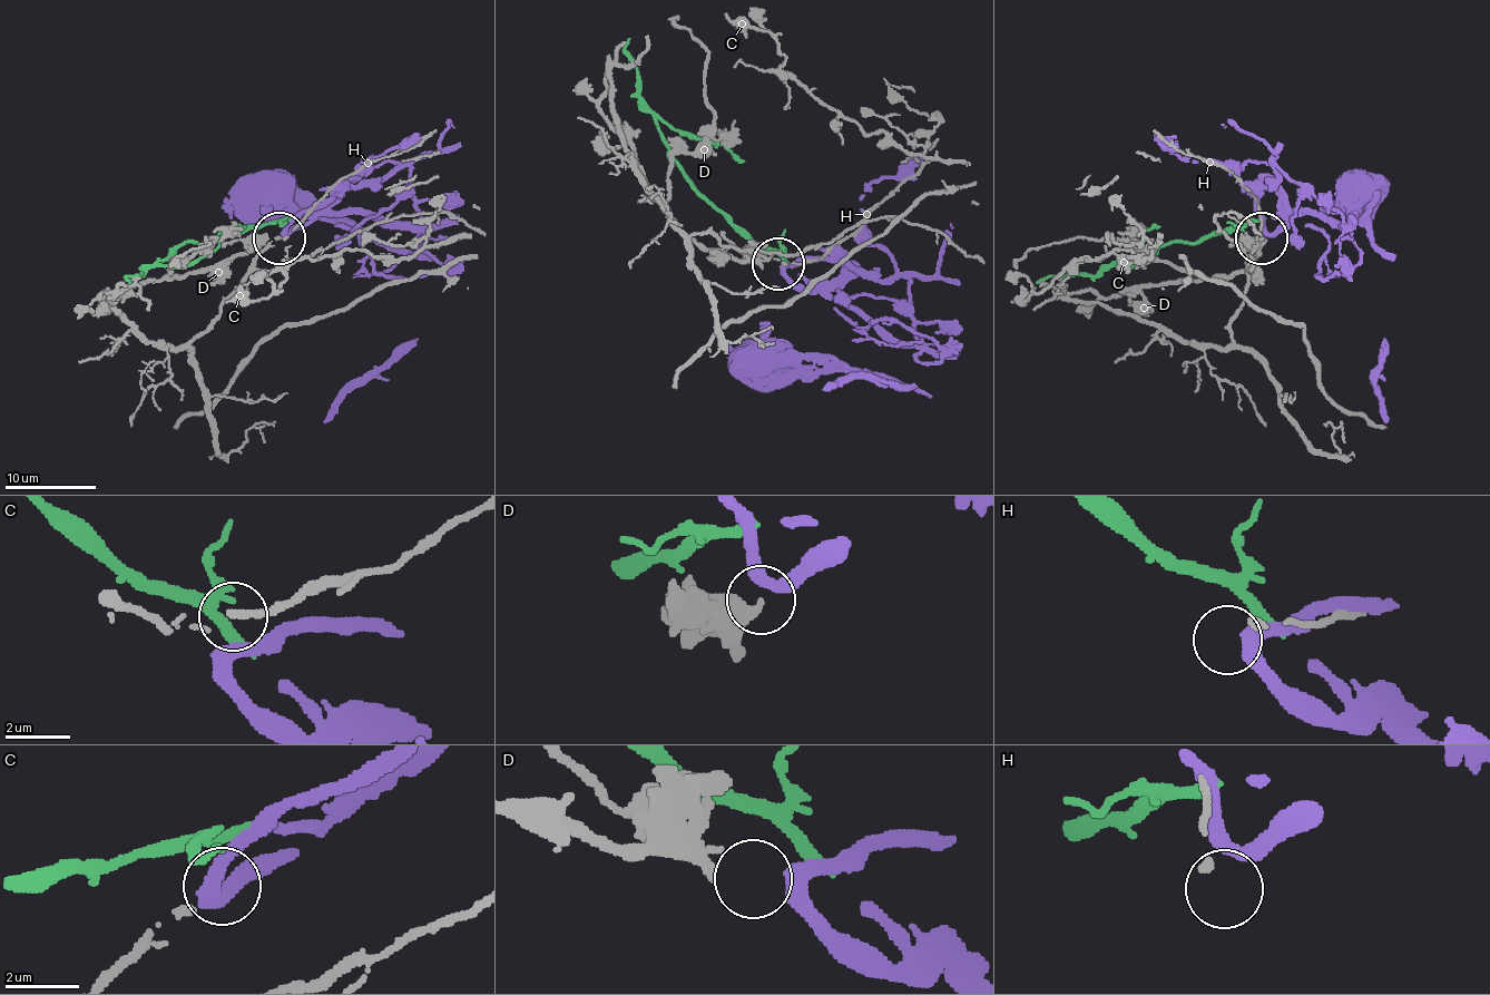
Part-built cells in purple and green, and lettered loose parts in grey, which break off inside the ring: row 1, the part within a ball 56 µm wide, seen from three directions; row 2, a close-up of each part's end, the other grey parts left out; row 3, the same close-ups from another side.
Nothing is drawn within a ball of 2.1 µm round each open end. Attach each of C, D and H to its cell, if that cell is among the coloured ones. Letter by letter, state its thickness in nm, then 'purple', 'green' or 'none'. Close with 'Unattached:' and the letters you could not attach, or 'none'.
C: calibre 160 nm; none
D: calibre 320 nm; purple
H: calibre 200 nm; none
Unattached: C, H

